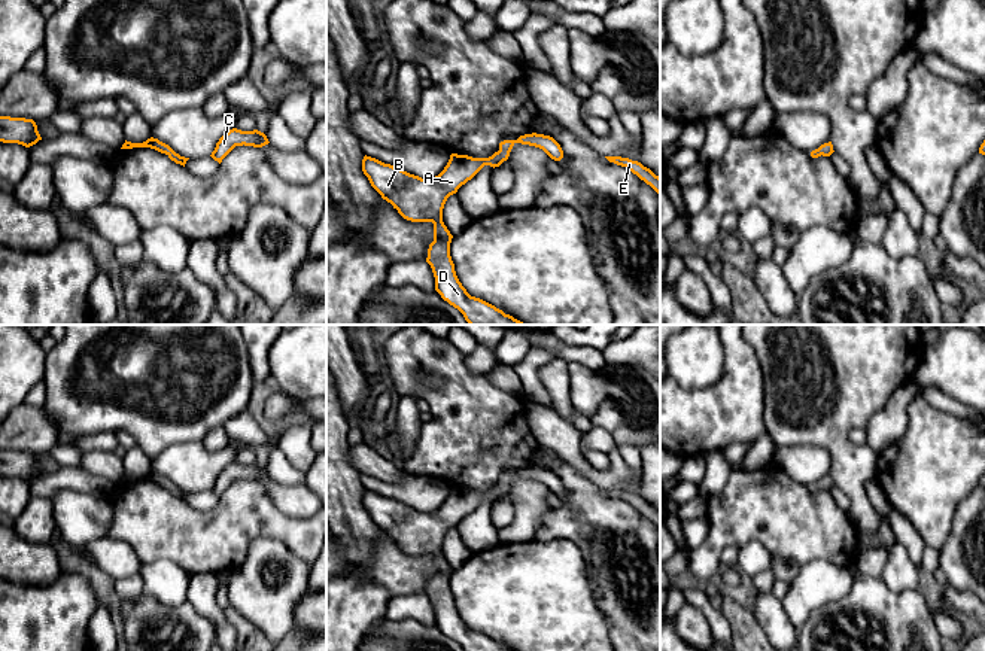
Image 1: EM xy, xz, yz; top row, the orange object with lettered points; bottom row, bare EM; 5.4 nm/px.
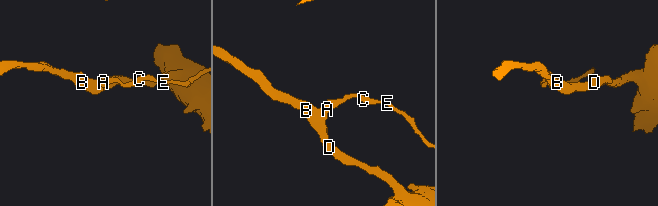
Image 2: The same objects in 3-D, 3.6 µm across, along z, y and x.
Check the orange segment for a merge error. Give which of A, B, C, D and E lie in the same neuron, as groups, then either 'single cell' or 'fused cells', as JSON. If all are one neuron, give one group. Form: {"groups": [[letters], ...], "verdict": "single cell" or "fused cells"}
{"groups": [["A", "B", "D"], ["C", "E"]], "verdict": "fused cells"}

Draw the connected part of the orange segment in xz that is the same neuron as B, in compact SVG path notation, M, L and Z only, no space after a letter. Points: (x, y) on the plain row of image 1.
M501 484L489 492L452 487L444 504L432 512L422 512L367 489L362 493L362 505L371 520L404 553L434 557L434 575L429 578L426 596L435 611L435 624L444 635L457 642L463 651L513 650L480 632L471 630L459 615L450 590L453 569L443 556L443 542L447 532L456 527L484 499L499 501L508 490Z

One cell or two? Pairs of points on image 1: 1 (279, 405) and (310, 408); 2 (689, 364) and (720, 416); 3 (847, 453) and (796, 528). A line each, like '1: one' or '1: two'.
1: one
2: two
3: two

